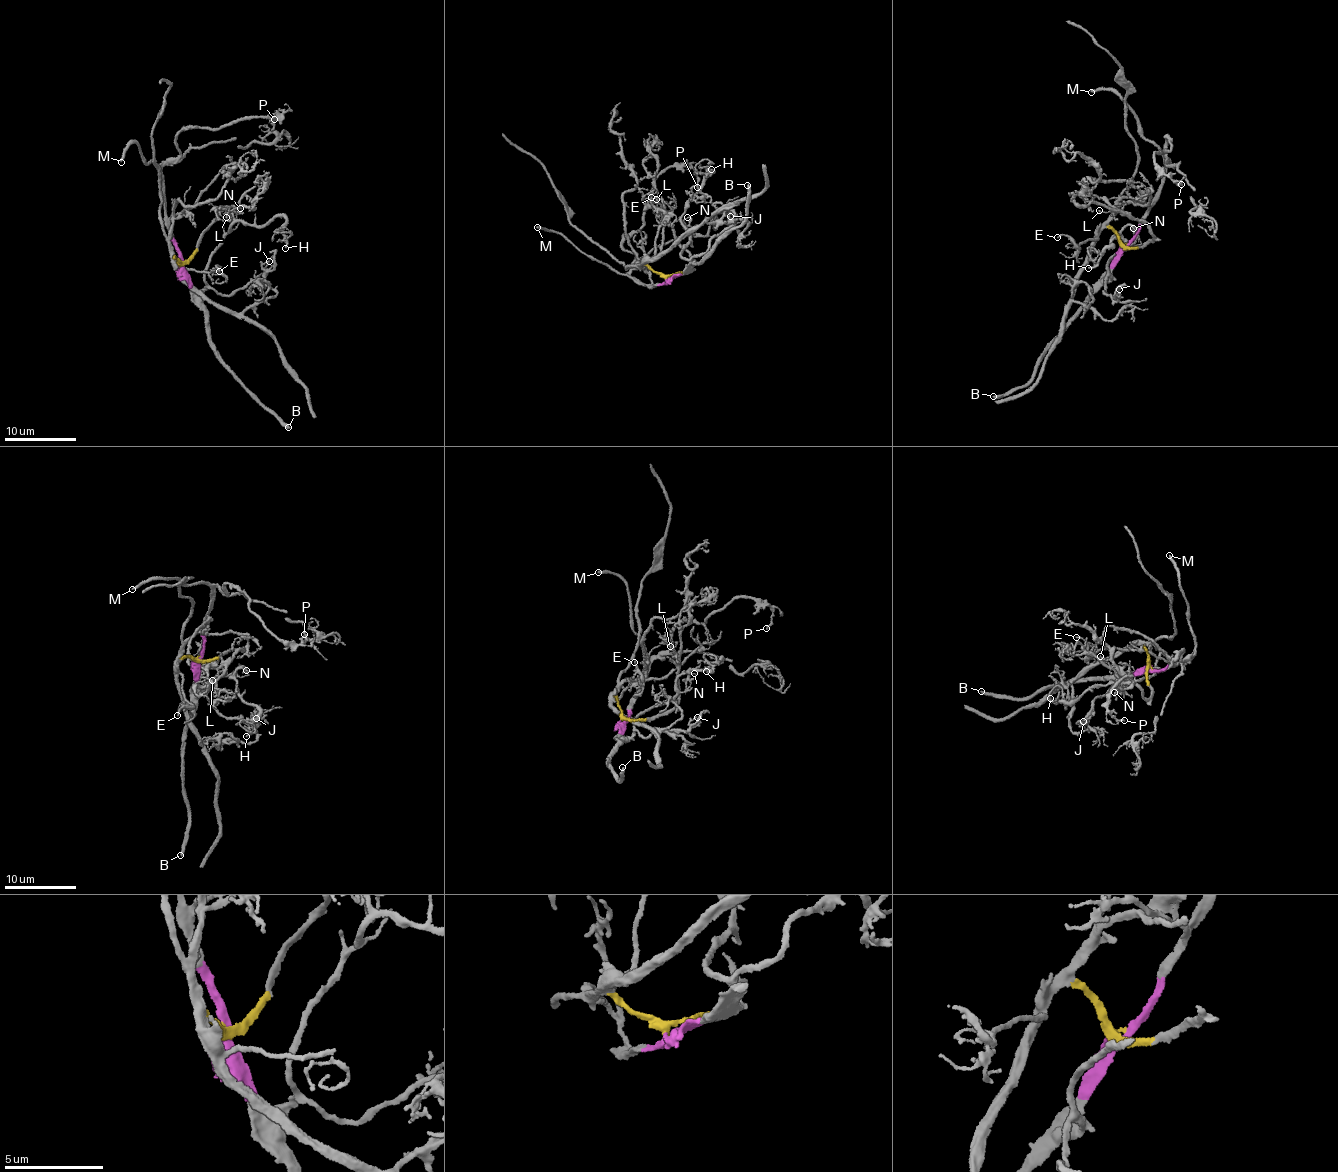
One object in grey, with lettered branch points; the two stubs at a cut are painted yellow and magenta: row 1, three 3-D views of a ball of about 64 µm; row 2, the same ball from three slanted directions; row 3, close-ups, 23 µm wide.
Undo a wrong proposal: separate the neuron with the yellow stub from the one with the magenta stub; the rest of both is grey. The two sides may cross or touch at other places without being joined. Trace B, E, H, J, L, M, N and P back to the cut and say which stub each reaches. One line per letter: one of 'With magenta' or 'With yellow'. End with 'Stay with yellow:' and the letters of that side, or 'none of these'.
B: With magenta
E: With yellow
H: With magenta
J: With magenta
L: With yellow
M: With magenta
N: With magenta
P: With magenta
Stay with yellow: E, L

